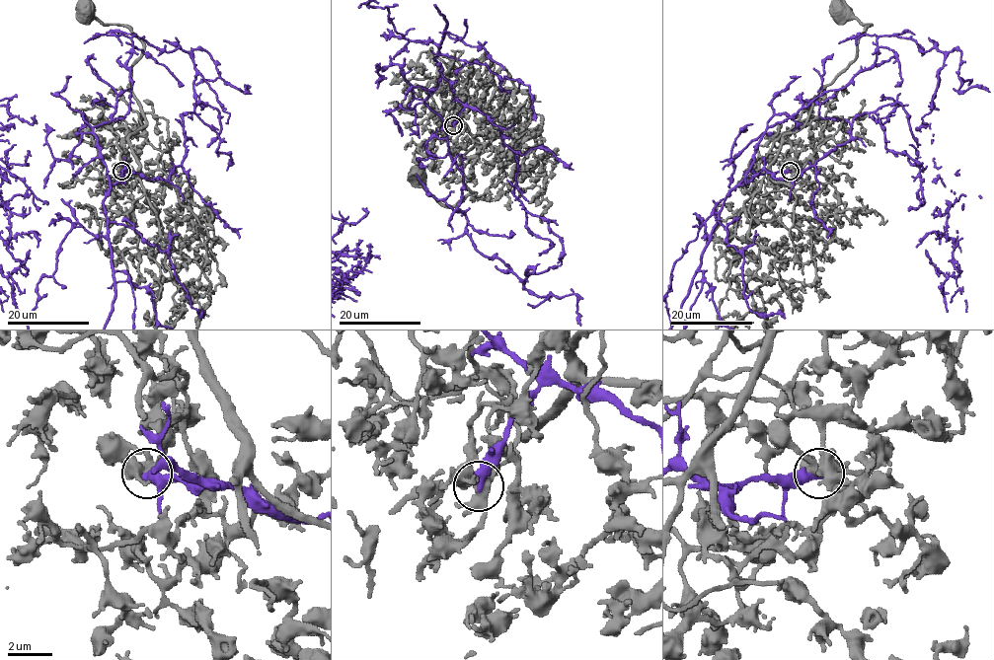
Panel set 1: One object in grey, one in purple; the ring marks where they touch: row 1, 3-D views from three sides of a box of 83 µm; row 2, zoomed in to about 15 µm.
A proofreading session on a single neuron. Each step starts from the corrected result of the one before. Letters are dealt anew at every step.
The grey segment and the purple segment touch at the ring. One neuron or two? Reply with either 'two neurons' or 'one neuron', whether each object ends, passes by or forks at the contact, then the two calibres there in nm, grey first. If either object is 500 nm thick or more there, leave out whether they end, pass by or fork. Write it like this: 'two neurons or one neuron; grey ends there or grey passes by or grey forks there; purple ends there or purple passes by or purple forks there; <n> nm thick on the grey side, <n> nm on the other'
two neurons; grey forks there; purple ends there; 440 nm thick on the grey side, 440 nm on the other

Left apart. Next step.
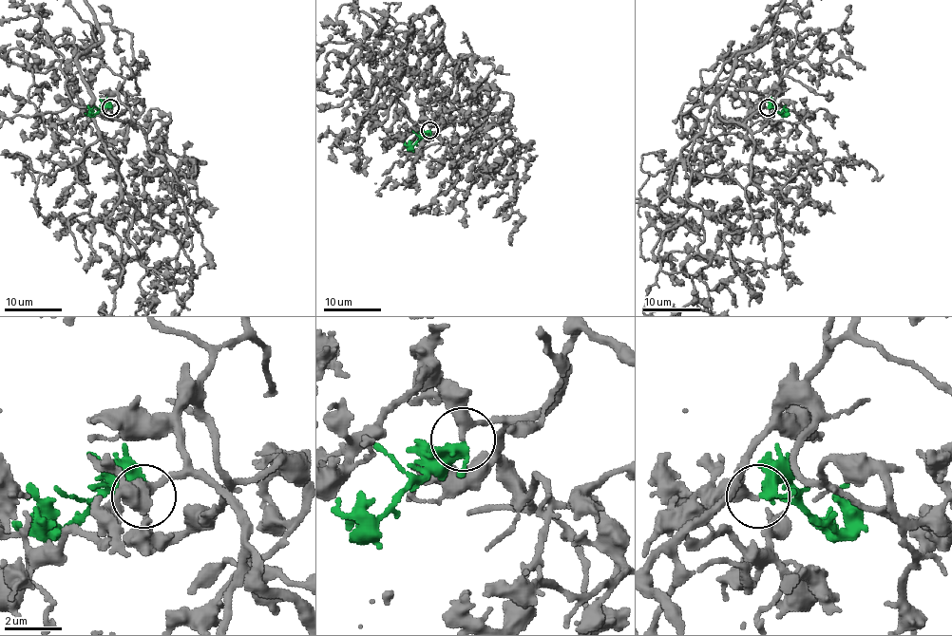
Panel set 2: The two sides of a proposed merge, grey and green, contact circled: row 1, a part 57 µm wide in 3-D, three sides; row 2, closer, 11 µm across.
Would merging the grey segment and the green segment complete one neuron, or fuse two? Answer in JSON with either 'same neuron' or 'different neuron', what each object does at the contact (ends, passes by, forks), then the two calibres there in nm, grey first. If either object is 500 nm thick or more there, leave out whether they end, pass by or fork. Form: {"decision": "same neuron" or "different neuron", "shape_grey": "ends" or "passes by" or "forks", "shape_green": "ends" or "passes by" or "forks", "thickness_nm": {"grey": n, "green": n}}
{"decision": "same neuron", "shape_grey": "passes by", "shape_green": "passes by", "thickness_nm": {"grey": 280, "green": 320}}

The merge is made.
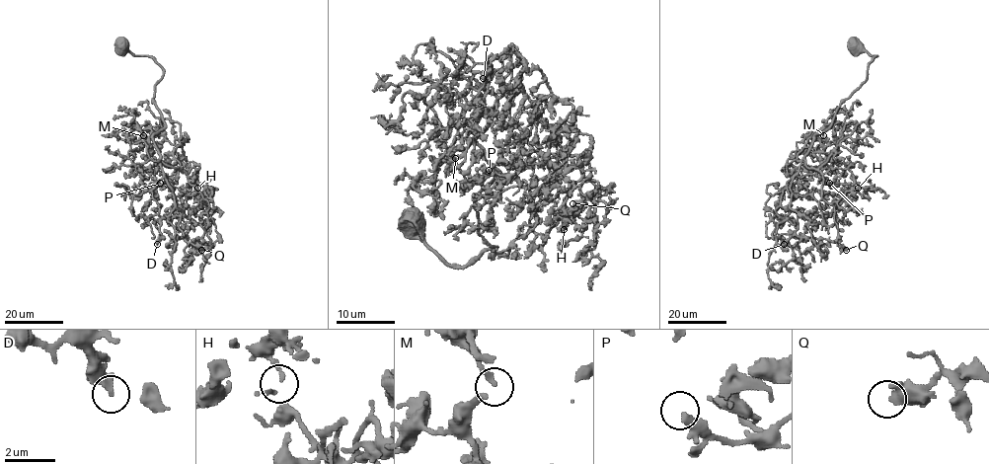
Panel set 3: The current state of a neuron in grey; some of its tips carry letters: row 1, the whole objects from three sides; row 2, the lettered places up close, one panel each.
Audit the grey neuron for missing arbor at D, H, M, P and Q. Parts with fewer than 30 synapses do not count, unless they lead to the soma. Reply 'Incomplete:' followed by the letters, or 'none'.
Incomplete: none

